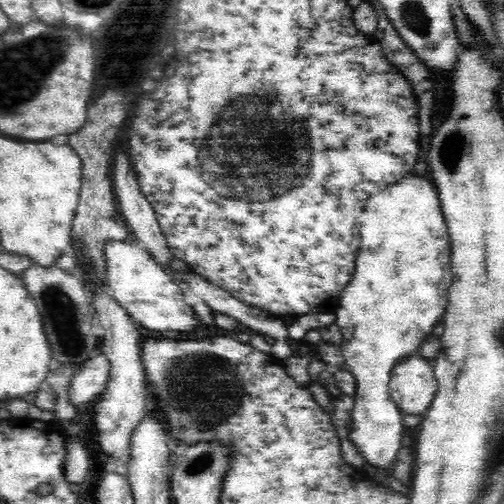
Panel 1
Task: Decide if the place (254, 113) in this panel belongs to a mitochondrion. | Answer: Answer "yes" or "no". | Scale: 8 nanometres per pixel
yes

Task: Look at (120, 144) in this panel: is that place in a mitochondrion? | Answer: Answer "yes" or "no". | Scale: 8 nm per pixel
no

